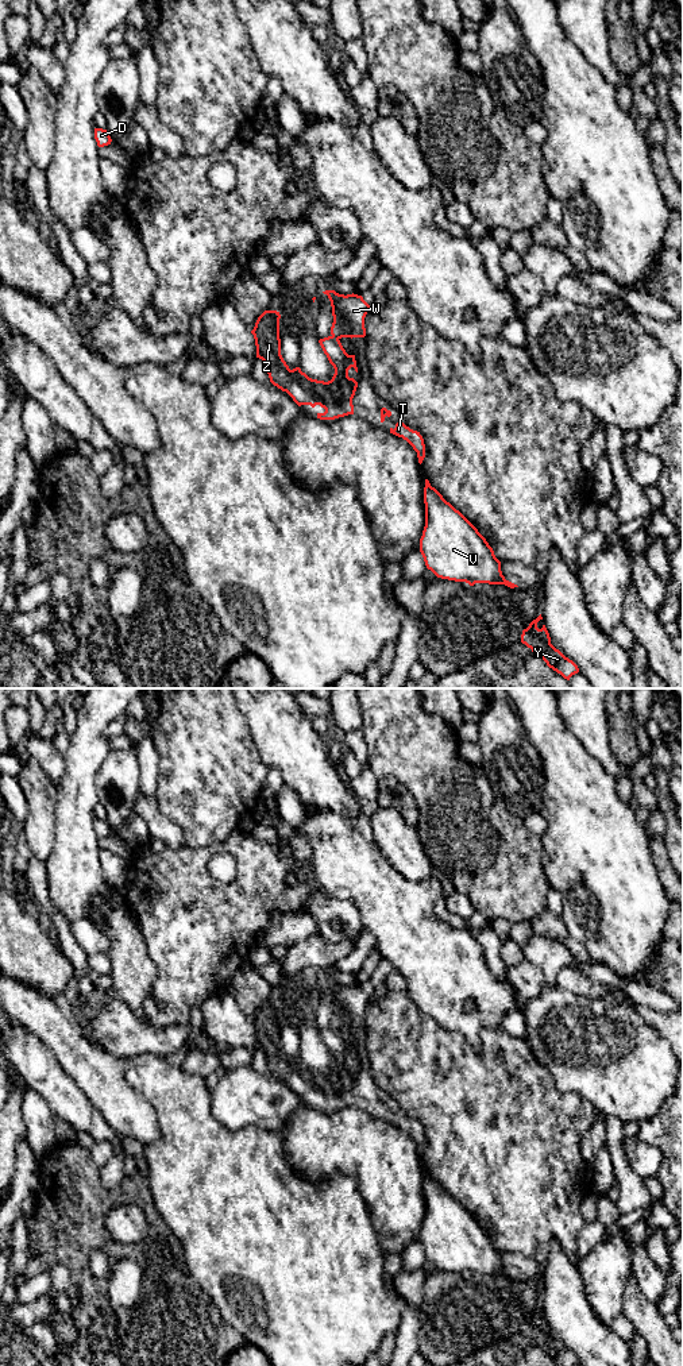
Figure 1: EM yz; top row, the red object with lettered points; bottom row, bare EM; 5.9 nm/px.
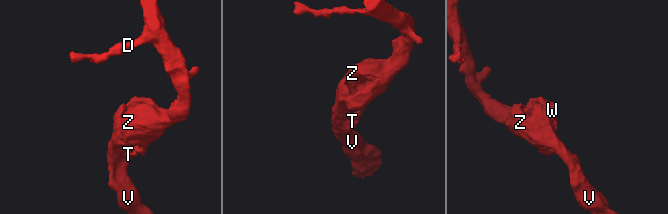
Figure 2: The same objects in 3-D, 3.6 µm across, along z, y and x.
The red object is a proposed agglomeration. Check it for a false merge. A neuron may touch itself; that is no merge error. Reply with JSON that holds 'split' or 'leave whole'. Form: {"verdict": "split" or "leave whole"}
{"verdict": "leave whole"}

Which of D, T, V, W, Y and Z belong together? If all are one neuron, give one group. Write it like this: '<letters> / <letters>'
D T V W Y Z

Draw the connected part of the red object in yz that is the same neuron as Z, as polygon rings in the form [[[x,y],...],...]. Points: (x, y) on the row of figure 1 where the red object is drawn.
[[[335,290],[323,292],[328,296],[332,306],[333,323],[331,335],[319,343],[335,368],[331,381],[309,378],[300,367],[289,368],[281,355],[279,319],[277,310],[265,310],[256,320],[251,333],[255,339],[256,358],[266,364],[270,382],[286,391],[293,401],[315,408],[320,405],[324,413],[317,413],[320,420],[335,420],[354,414],[352,398],[358,382],[348,377],[348,370],[356,367],[355,355],[348,355],[343,348],[342,337],[364,337],[364,317],[370,305],[358,294],[339,294]]]

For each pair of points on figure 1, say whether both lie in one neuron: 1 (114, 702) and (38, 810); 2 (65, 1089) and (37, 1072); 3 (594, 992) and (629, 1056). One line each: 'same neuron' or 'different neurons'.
1: different neurons
2: same neuron
3: different neurons

